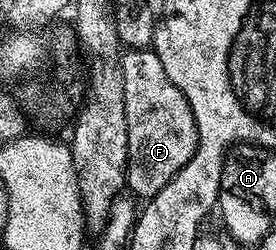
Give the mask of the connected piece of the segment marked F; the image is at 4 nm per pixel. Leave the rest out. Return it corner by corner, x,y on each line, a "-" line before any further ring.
151,48
125,49
120,55
122,88
125,90
125,114
127,135
129,137
129,156
127,169
127,189
132,189
133,195
138,194
142,200
147,200
162,192
170,180
194,156
200,143
198,128
194,124
194,112
190,112
190,104
186,96
166,76
166,68
162,68
162,60
158,60
156,51

